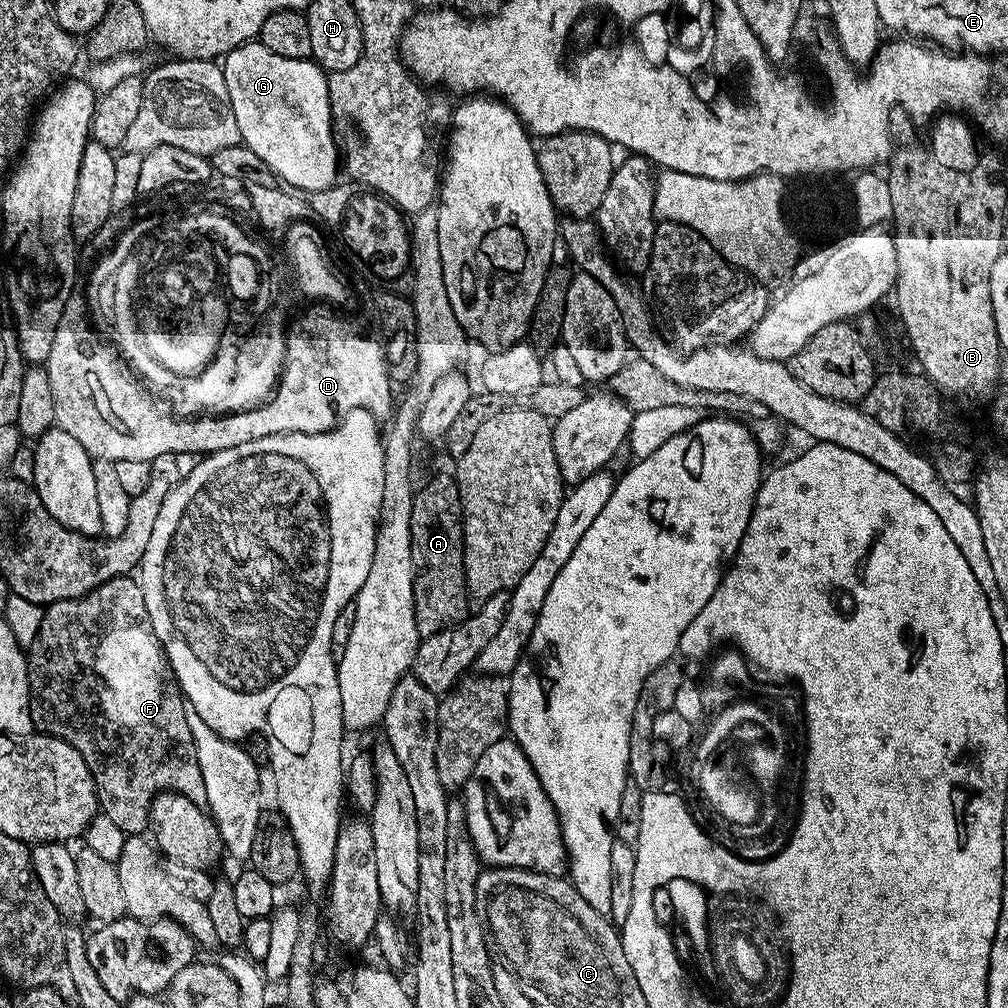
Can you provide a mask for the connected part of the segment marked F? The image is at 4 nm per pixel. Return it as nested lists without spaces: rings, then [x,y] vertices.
[[[131,575],[110,578],[110,582],[100,584],[94,590],[90,590],[85,596],[59,600],[44,608],[42,626],[36,635],[36,641],[27,649],[28,657],[28,705],[32,711],[32,722],[35,731],[40,734],[57,736],[65,740],[70,746],[74,746],[84,756],[86,766],[96,783],[96,799],[99,811],[106,818],[110,818],[118,825],[118,830],[125,834],[140,834],[150,824],[150,813],[152,811],[152,797],[158,792],[181,792],[184,797],[189,798],[195,805],[205,807],[206,784],[202,777],[202,768],[198,764],[195,742],[190,732],[188,718],[186,718],[186,701],[184,693],[180,691],[180,682],[172,672],[172,663],[168,661],[168,655],[164,647],[160,645],[158,634],[150,622],[150,610],[146,606],[146,598],[142,594],[142,586],[139,579]]]

